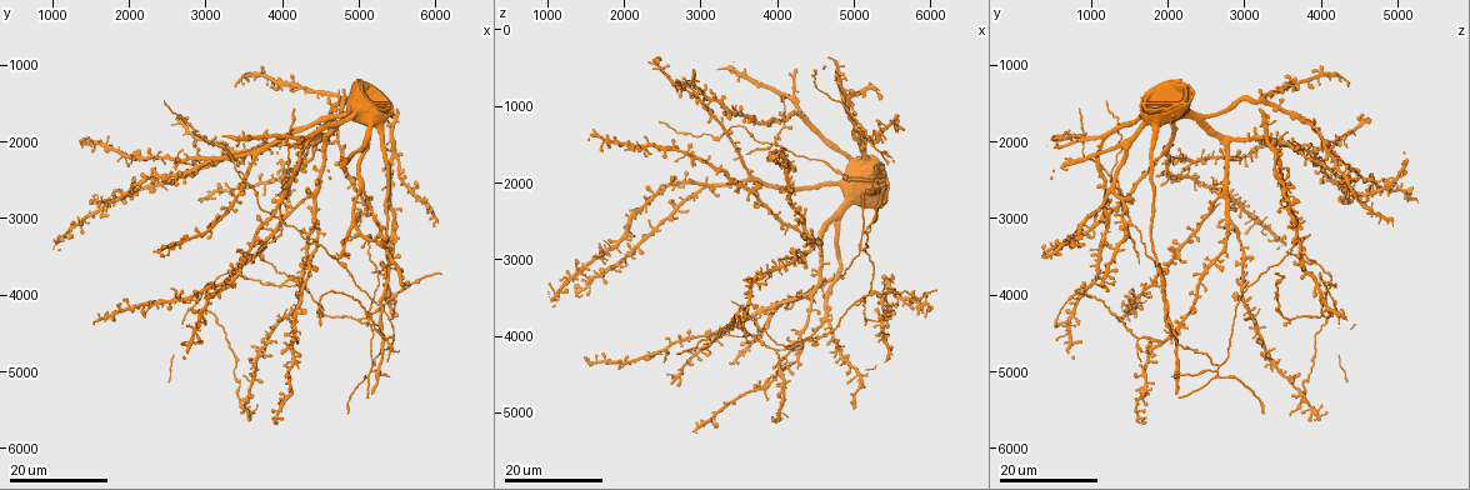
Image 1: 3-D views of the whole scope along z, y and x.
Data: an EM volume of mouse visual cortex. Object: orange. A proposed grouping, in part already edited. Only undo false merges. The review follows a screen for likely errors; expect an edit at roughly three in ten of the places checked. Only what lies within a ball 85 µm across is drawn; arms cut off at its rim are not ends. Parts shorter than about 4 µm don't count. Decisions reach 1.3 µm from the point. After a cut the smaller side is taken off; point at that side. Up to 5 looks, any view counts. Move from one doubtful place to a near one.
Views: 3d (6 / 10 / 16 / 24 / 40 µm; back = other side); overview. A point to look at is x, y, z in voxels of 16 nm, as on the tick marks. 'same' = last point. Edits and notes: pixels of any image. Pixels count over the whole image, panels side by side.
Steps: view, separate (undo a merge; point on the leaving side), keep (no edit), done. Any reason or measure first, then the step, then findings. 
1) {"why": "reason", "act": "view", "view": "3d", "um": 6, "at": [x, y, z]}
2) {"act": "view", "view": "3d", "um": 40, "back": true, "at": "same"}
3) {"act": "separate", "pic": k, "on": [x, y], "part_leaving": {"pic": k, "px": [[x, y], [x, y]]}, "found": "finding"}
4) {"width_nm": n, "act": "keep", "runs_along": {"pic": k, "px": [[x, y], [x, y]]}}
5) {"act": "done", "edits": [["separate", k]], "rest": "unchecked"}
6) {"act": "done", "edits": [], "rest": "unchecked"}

{"why": "looks like a crossing", "act": "view", "view": "3d", "um": 24, "at": [3500, 5400, 3750]}

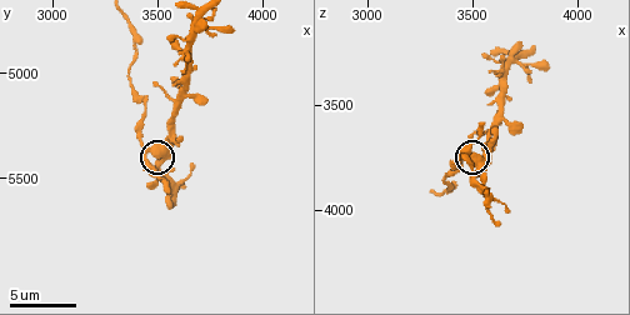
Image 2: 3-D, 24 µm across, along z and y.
{"act": "view", "view": "3d", "um": 6, "at": "same"}

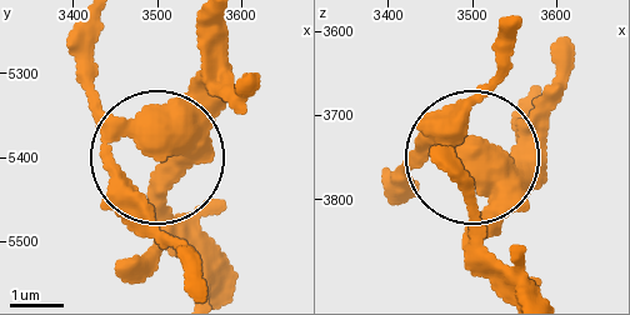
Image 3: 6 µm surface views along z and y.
{"width_nm": 530, "act": "separate", "pic": 3, "on": [96, 93], "part_leaving": {"pic": 3, "px": [[169, 124], [106, 110], [93, 29]]}, "found": "two neurons meet here"}

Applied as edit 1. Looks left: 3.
{"why": "three arms meet", "act": "view", "view": "3d", "um": 24, "at": [4200, 3850, 4150]}

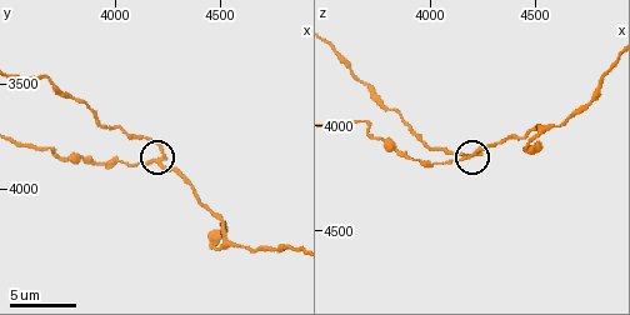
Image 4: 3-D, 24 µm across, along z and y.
{"act": "view", "view": "3d", "um": 6, "at": [4210, 3850, 4140]}

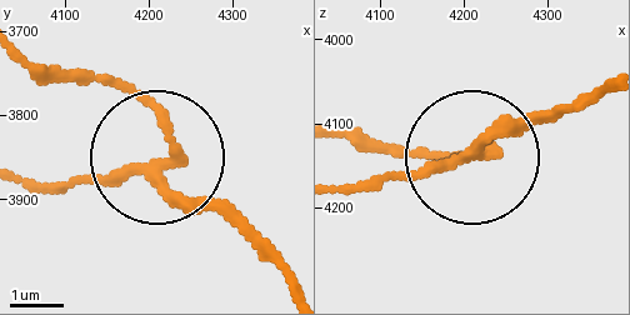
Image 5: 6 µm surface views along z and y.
{"act": "separate", "pic": 5, "on": [125, 91], "part_leaving": {"pic": 5, "px": [[160, 158], [164, 135], [129, 95], [21, 64]]}, "found": "a second neuron is stuck on"}

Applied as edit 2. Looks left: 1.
{"act": "done", "edits": [["separate", 3], ["separate", 5]], "rest": "unchecked"}

